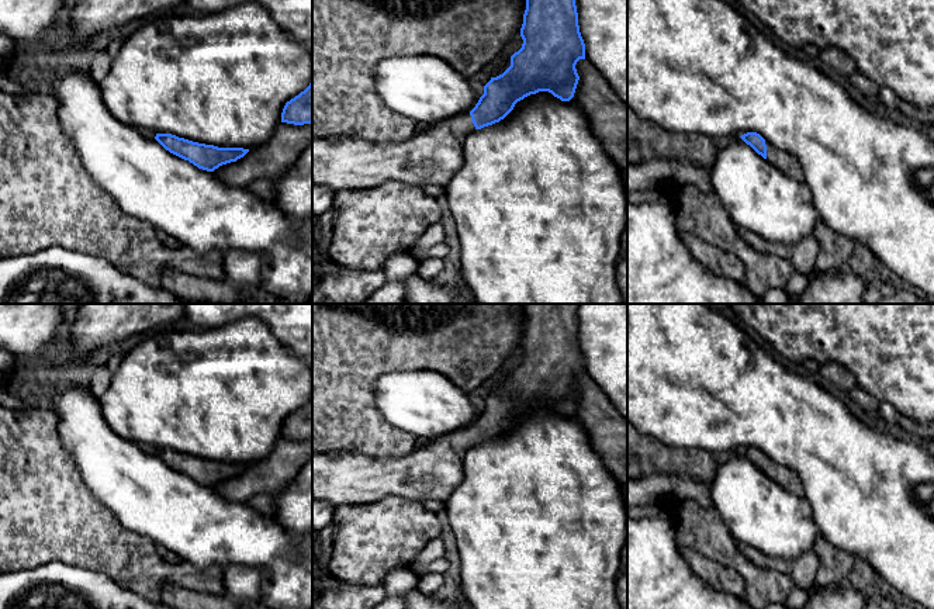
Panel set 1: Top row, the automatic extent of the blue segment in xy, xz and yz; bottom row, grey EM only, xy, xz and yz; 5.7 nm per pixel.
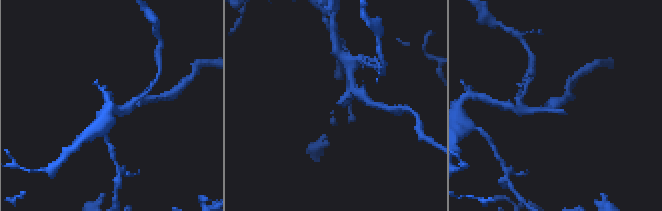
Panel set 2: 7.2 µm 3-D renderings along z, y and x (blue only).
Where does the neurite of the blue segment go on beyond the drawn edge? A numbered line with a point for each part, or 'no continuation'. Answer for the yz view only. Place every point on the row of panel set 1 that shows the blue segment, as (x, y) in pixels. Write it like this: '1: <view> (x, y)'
1: yz (784, 161)

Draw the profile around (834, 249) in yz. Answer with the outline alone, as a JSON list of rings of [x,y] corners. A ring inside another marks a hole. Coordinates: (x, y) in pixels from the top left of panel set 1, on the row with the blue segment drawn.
[[[817,219],[813,235],[819,242],[816,271],[841,269],[855,250],[852,239],[834,232],[821,219]]]

